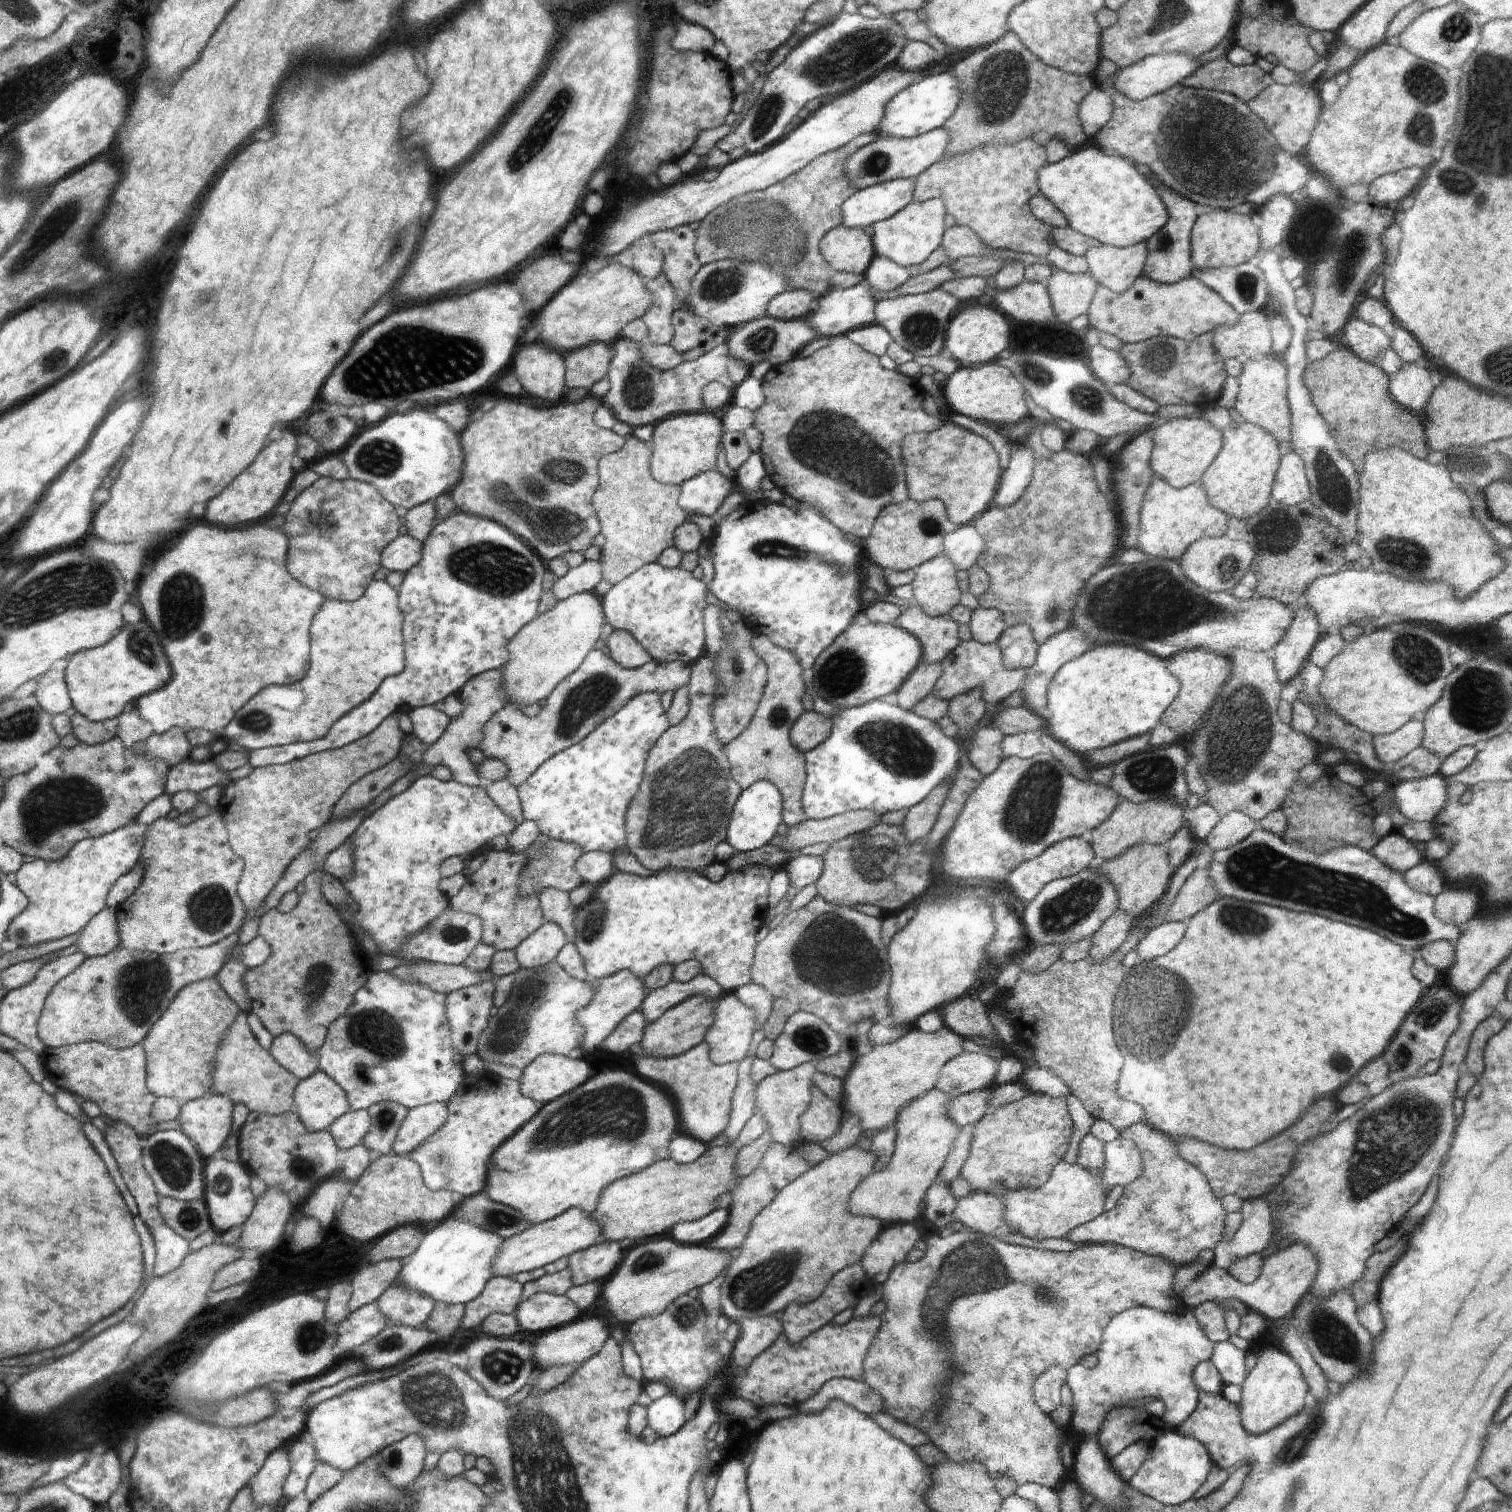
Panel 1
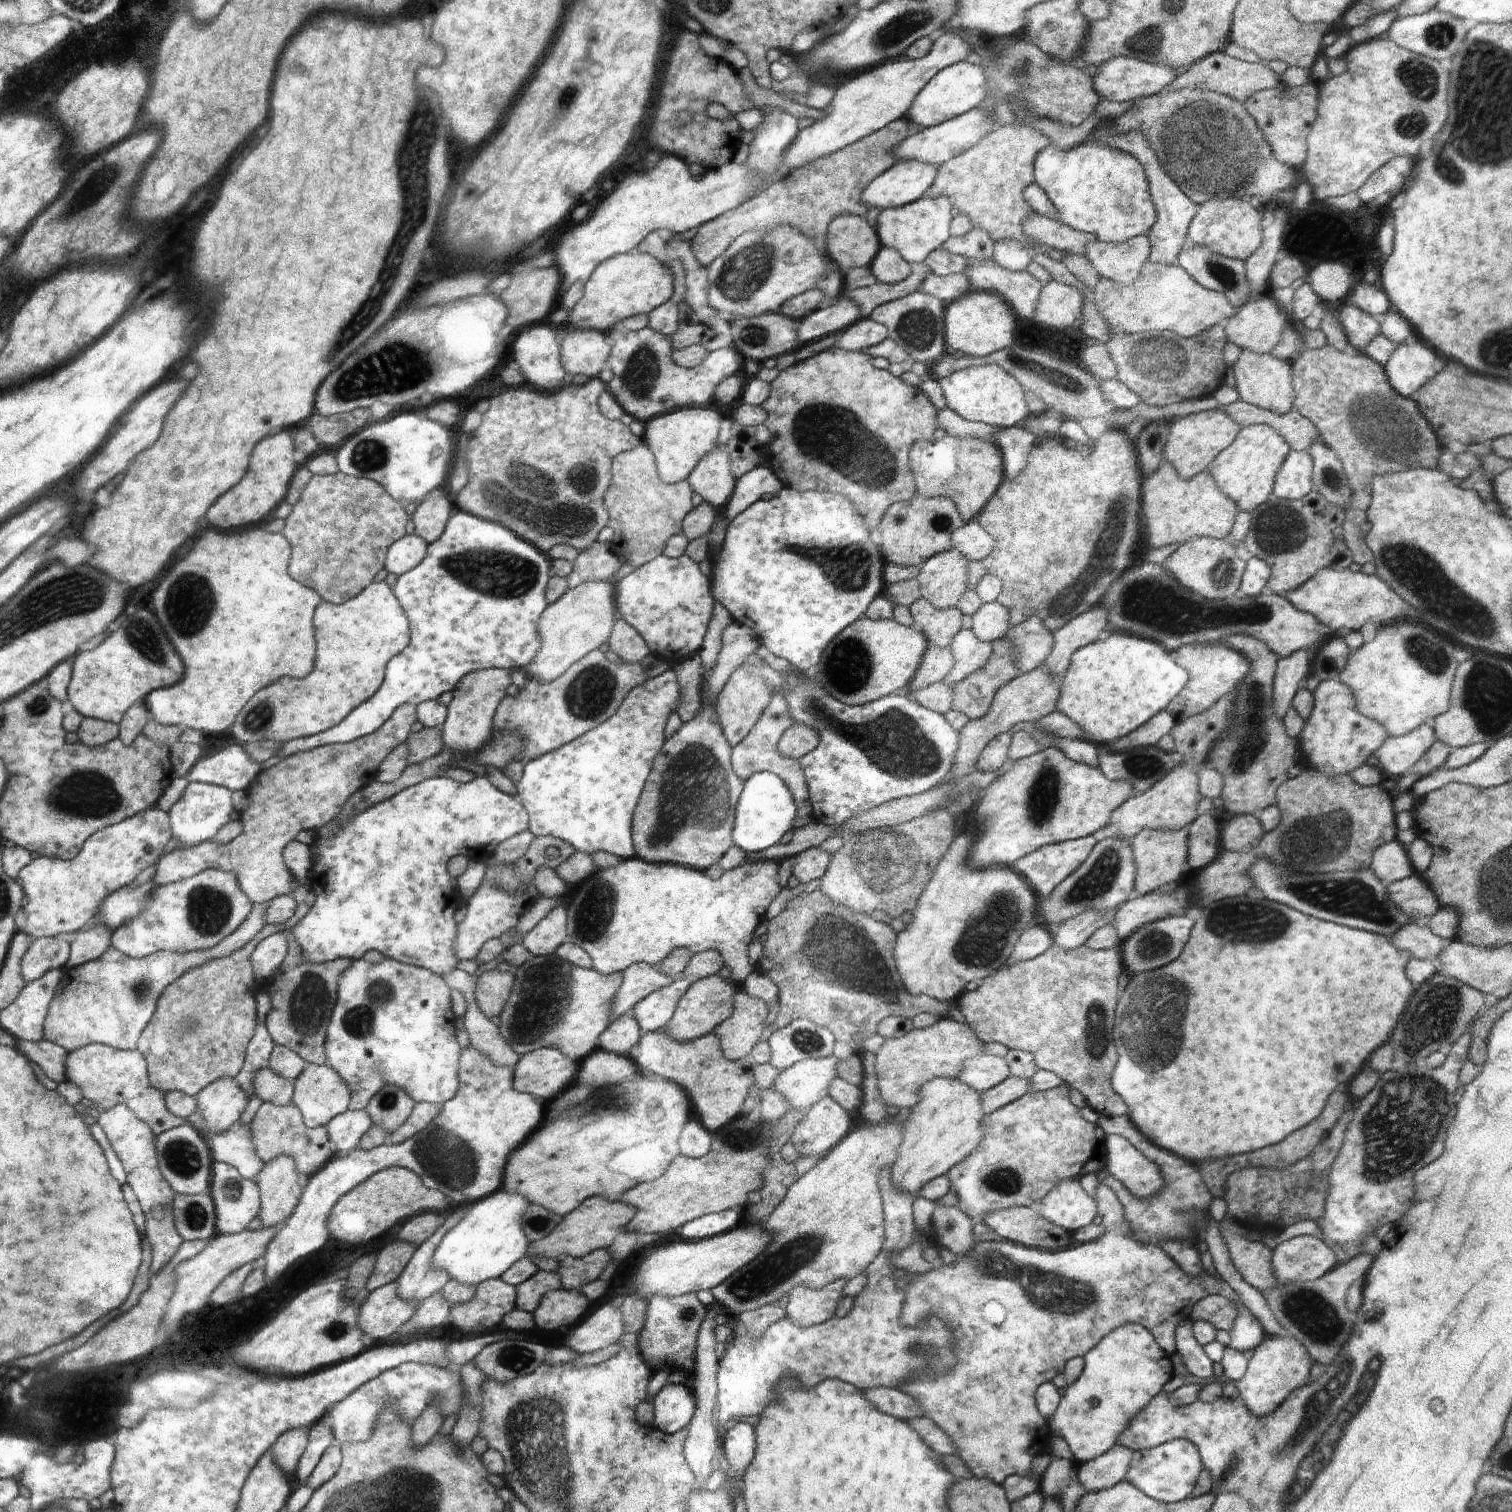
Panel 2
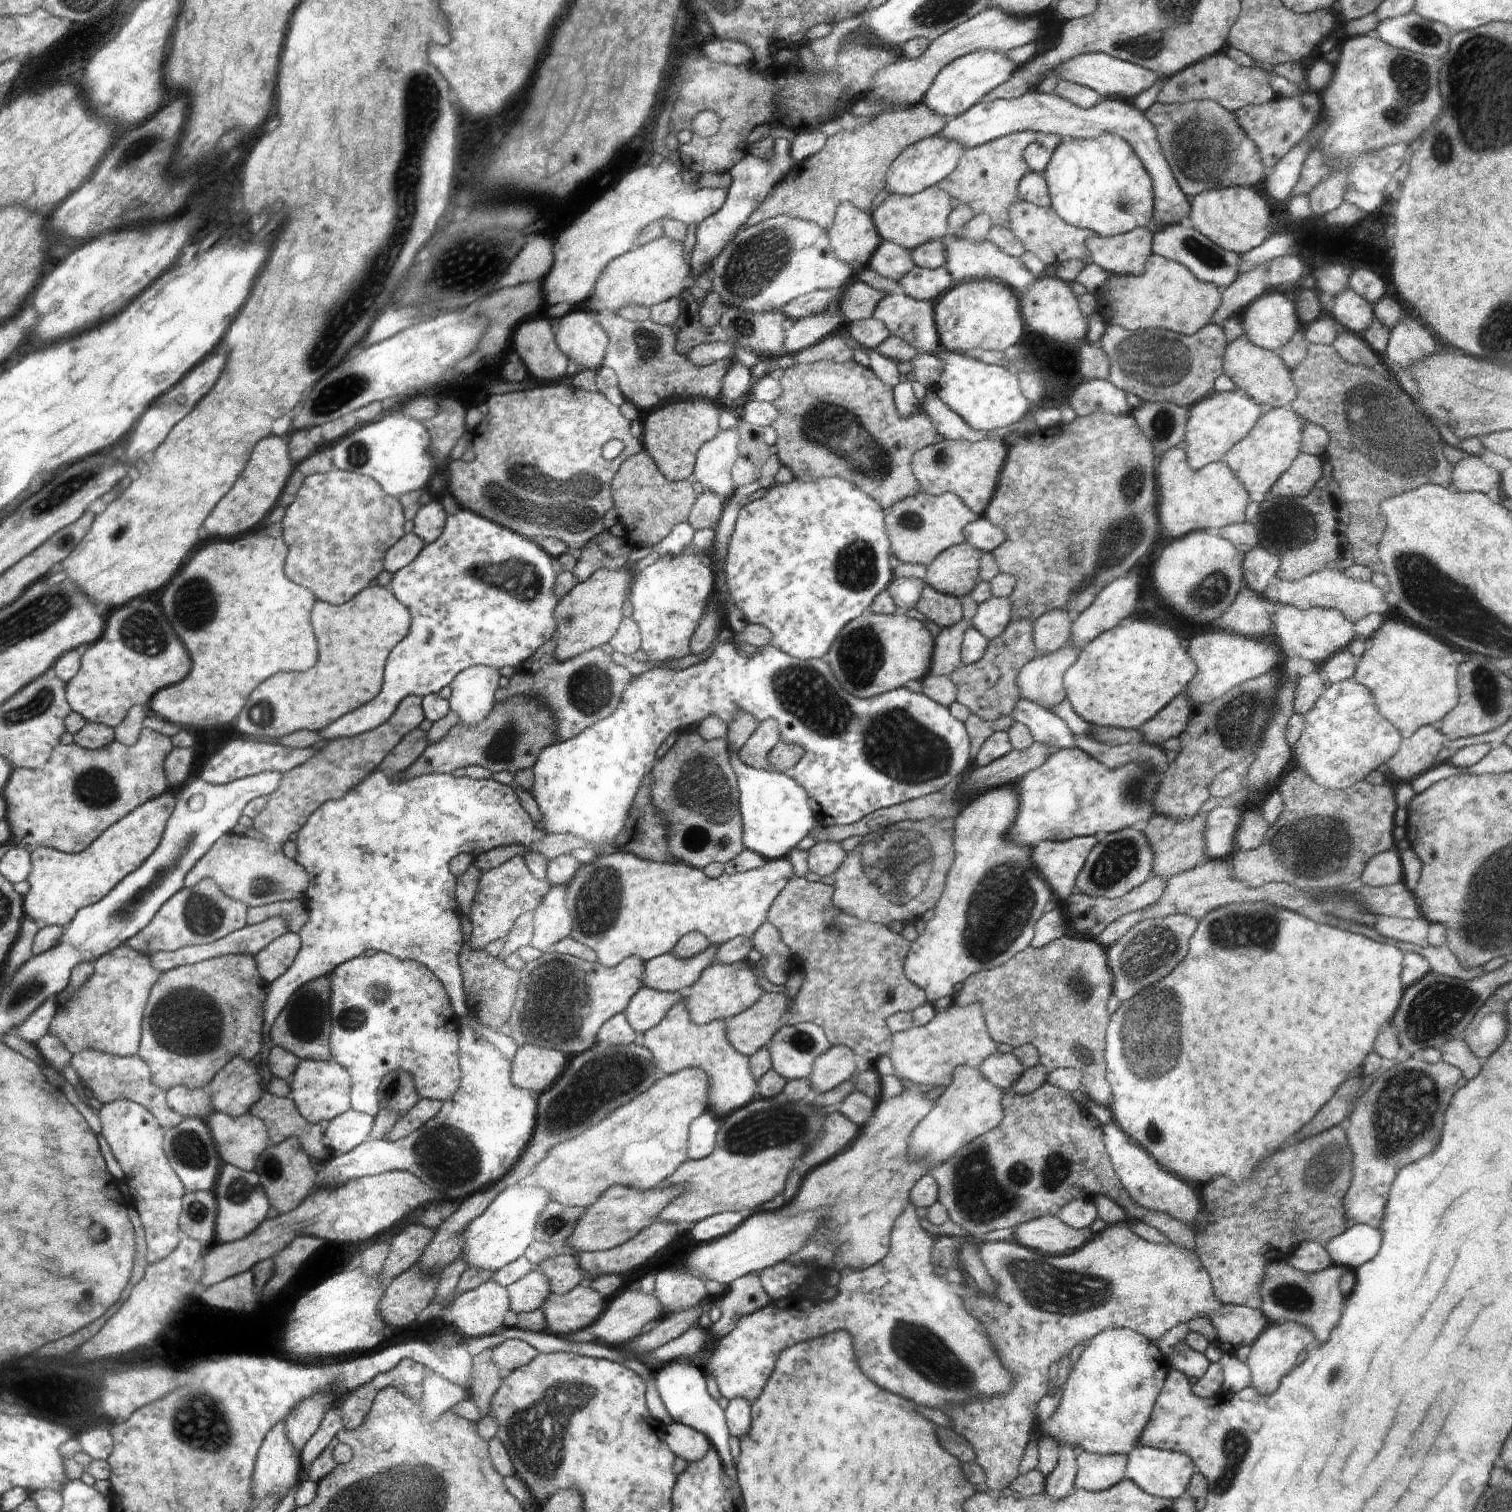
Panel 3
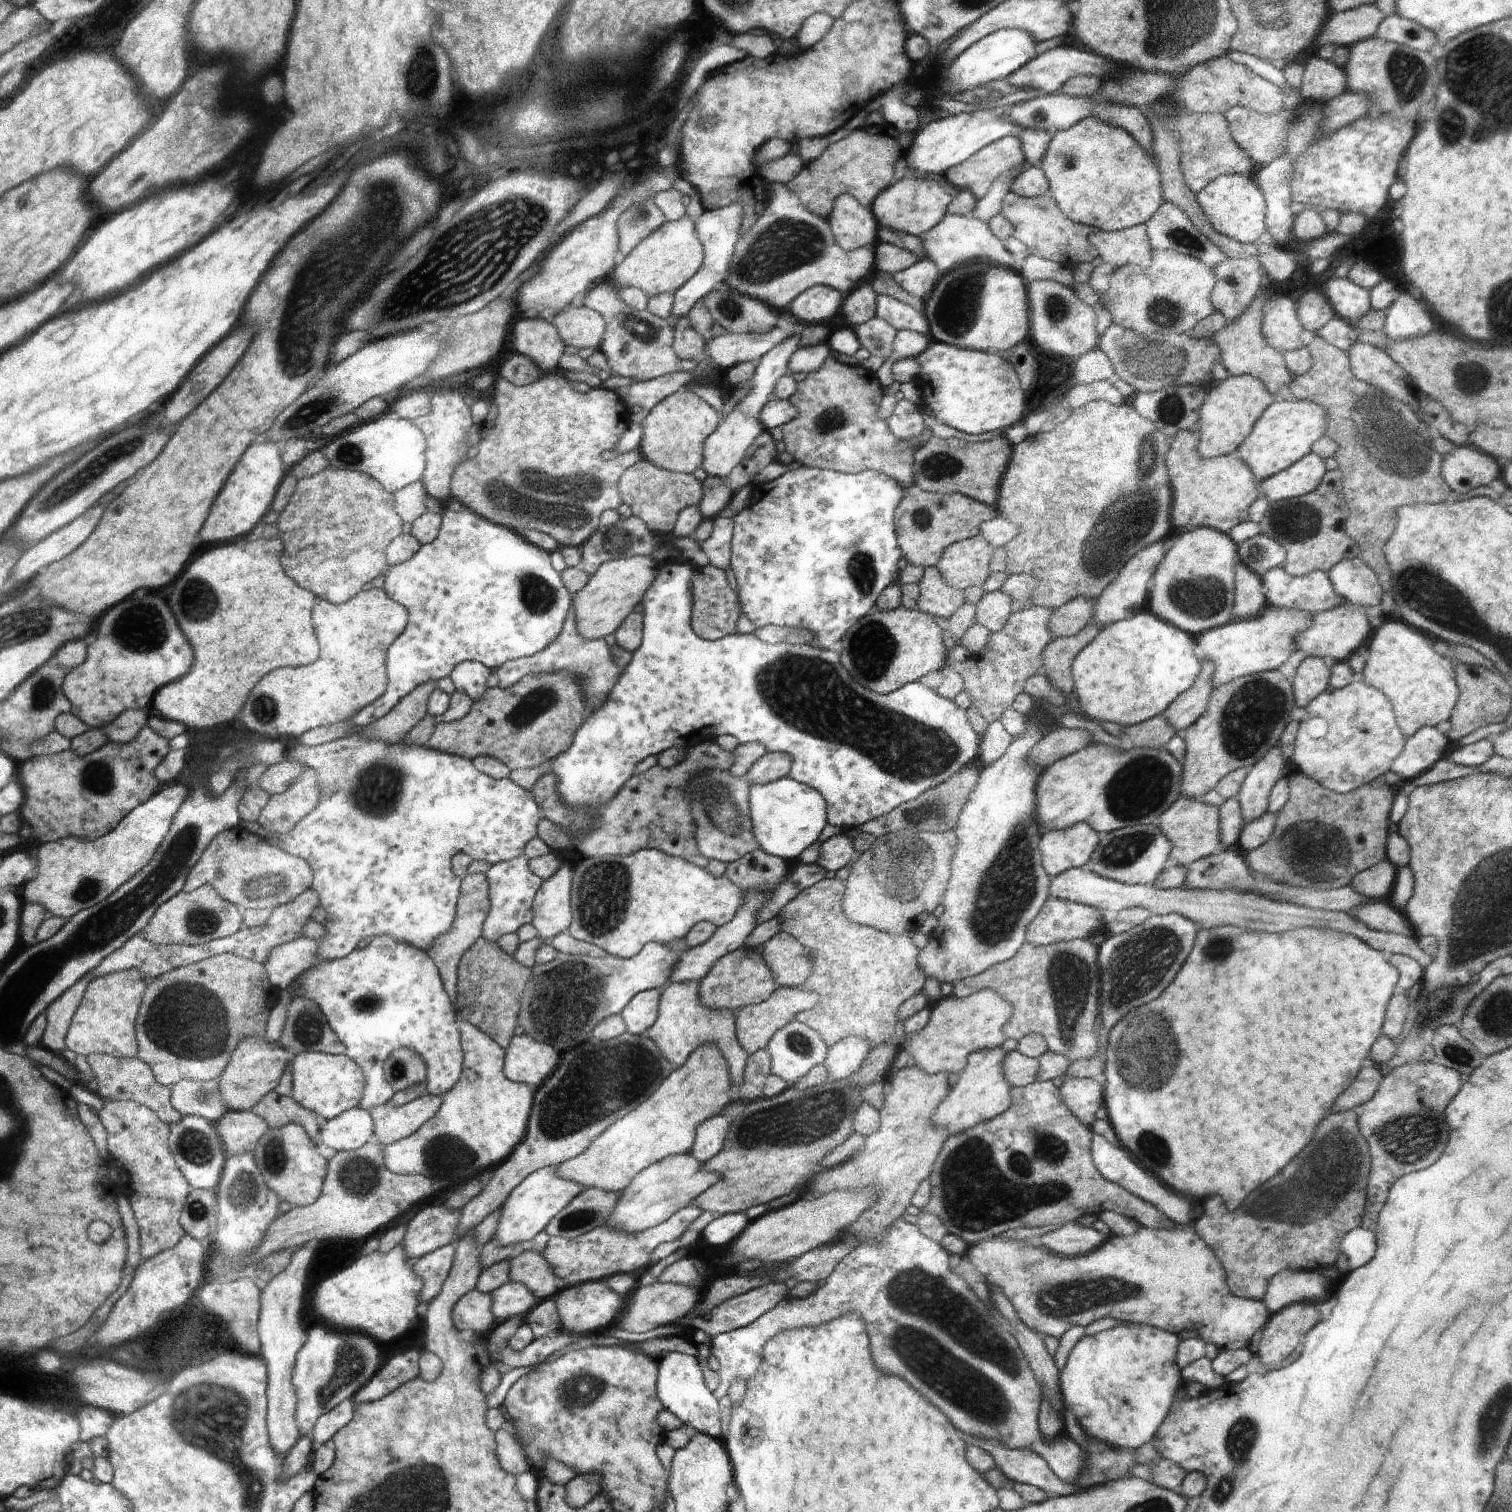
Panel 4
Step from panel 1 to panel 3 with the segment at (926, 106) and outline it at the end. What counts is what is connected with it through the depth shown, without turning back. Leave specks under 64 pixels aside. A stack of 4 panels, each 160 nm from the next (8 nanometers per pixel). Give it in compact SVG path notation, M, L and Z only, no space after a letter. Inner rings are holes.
M976 50L976 52L962 56L948 64L936 76L935 83L932 84L931 89L927 92L927 97L922 102L941 115L956 117L978 103L980 98L992 89L1006 82L1020 66L1012 62L1005 52Z

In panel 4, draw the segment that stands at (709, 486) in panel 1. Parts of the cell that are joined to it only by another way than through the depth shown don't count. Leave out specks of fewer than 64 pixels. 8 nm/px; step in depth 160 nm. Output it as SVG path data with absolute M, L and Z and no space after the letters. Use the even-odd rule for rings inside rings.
M793 334L788 340L771 348L766 354L762 355L762 358L759 358L755 367L755 375L751 380L752 388L742 400L734 404L732 411L720 421L720 426L704 444L704 448L706 448L704 450L704 470L708 475L726 479L742 462L743 456L749 450L751 444L764 432L761 412L773 398L778 380L786 375L788 361L799 347L800 336L799 334Z

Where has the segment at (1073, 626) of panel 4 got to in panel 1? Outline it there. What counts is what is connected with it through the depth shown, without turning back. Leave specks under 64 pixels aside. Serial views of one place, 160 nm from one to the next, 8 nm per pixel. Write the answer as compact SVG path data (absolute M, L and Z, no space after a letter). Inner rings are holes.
M1029 624L1007 627L997 640L1002 662L1007 669L1026 669L1034 666L1039 645Z

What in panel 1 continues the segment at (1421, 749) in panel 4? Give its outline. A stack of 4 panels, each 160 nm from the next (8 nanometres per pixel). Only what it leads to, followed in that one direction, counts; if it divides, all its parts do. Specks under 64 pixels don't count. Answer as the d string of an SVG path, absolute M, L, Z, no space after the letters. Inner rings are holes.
M1422 718L1409 720L1403 727L1393 733L1373 735L1373 747L1387 771L1392 771L1393 766L1412 750L1421 745L1425 733Z

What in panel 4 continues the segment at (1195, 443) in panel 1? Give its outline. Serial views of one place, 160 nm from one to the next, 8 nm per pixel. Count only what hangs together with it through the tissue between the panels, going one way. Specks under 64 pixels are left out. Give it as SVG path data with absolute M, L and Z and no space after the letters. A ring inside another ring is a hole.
M1250 373L1230 375L1223 382L1213 383L1204 404L1200 407L1198 450L1208 458L1235 453L1244 442L1244 438L1252 432L1255 422L1273 402L1272 394L1265 384Z

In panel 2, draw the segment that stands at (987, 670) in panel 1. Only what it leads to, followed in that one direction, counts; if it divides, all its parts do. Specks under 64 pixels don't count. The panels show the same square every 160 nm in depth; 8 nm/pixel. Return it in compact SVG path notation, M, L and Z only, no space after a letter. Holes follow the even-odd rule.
M972 629L960 630L949 644L955 666L942 681L953 688L956 682L983 667L992 654L993 646L991 642L978 640Z

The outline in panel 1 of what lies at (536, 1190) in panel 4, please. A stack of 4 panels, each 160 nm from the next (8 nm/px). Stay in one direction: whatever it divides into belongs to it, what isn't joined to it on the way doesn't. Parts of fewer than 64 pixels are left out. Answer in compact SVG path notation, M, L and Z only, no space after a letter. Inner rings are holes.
M450 1218L426 1232L413 1255L404 1257L404 1266L396 1277L413 1291L432 1297L435 1302L466 1304L482 1294L484 1287L495 1276L496 1258L501 1254L505 1238L483 1229L473 1222Z

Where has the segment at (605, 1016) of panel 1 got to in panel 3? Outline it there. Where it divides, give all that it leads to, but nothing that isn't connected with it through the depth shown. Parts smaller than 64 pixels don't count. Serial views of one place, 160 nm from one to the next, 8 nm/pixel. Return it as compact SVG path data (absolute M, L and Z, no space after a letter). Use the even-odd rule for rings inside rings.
M709 946L702 954L682 960L672 951L644 962L642 987L664 992L686 991L714 963L717 946Z

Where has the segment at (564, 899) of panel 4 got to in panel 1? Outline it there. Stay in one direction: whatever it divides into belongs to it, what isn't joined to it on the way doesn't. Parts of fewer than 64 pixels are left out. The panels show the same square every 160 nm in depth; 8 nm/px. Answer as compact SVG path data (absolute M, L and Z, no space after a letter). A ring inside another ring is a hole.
M545 921L515 948L515 955L521 967L543 967L555 960L567 941L568 938L559 924Z

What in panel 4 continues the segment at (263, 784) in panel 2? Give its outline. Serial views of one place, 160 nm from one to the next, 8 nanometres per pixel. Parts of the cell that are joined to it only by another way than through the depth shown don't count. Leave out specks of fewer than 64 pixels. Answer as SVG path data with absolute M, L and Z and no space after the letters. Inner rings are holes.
M444 676L438 681L427 680L427 683L419 684L402 702L395 704L384 718L361 728L358 731L359 735L364 735L367 739L382 739L389 743L399 741L426 714L426 704L429 704L429 698L436 687L449 695L456 690L450 676ZM310 767L304 774L281 795L272 795L266 806L262 808L259 815L259 824L267 831L274 833L285 833L292 828L294 823L303 819L308 813L311 813L317 807L319 802L319 784L317 783L316 771ZM236 827L219 834L207 848L203 858L192 869L185 890L194 892L204 885L212 885L226 900L242 910L274 910L302 895L311 888L312 882L313 872L307 860L269 844L262 836Z

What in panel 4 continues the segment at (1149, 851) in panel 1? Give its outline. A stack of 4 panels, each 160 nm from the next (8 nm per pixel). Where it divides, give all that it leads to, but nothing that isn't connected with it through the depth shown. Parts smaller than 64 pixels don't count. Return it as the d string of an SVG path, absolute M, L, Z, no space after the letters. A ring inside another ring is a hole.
M1180 796L1174 805L1160 816L1156 826L1173 844L1170 861L1187 867L1191 862L1224 850L1219 827L1219 807L1203 803L1199 799Z

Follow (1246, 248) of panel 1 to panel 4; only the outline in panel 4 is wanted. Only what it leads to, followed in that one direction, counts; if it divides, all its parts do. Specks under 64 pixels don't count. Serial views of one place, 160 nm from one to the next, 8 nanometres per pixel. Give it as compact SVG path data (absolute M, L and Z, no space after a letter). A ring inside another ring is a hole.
M1239 174L1217 176L1195 197L1214 230L1226 235L1230 240L1258 244L1260 236L1267 231L1265 200L1259 186L1249 176Z

